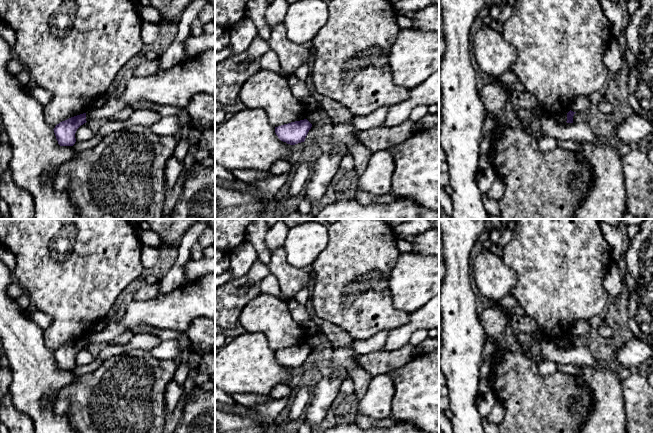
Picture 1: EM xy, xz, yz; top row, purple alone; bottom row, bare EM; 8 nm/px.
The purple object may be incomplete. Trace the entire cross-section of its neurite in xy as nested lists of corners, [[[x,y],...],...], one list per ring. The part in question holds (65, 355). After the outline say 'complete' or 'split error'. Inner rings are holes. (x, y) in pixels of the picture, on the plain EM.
[[[86,337],[71,341],[55,350],[54,357],[60,370],[73,370],[77,353],[86,347]]]; complete

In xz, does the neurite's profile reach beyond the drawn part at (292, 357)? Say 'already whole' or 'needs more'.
already whole

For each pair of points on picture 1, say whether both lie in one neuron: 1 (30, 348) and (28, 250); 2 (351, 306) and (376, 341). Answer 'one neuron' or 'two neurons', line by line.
1: two neurons
2: two neurons

